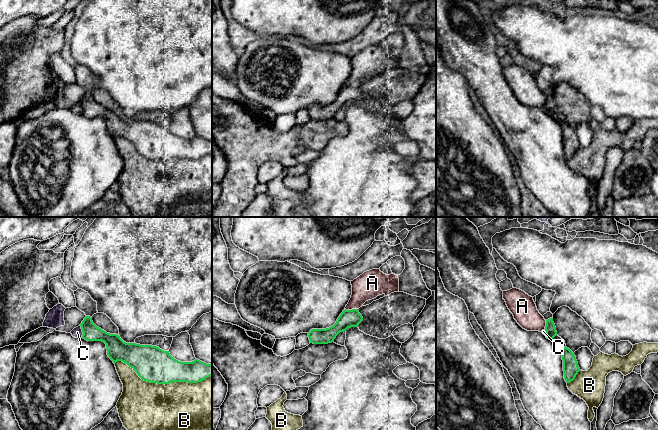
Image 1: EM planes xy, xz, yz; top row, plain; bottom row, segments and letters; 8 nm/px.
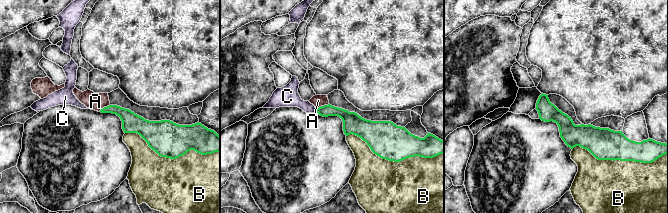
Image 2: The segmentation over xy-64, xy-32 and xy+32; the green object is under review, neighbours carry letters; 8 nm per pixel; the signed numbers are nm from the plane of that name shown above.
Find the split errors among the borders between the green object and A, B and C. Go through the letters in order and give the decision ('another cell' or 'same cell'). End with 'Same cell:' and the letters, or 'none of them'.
A: another cell
B: another cell
C: another cell
Same cell: none of them

